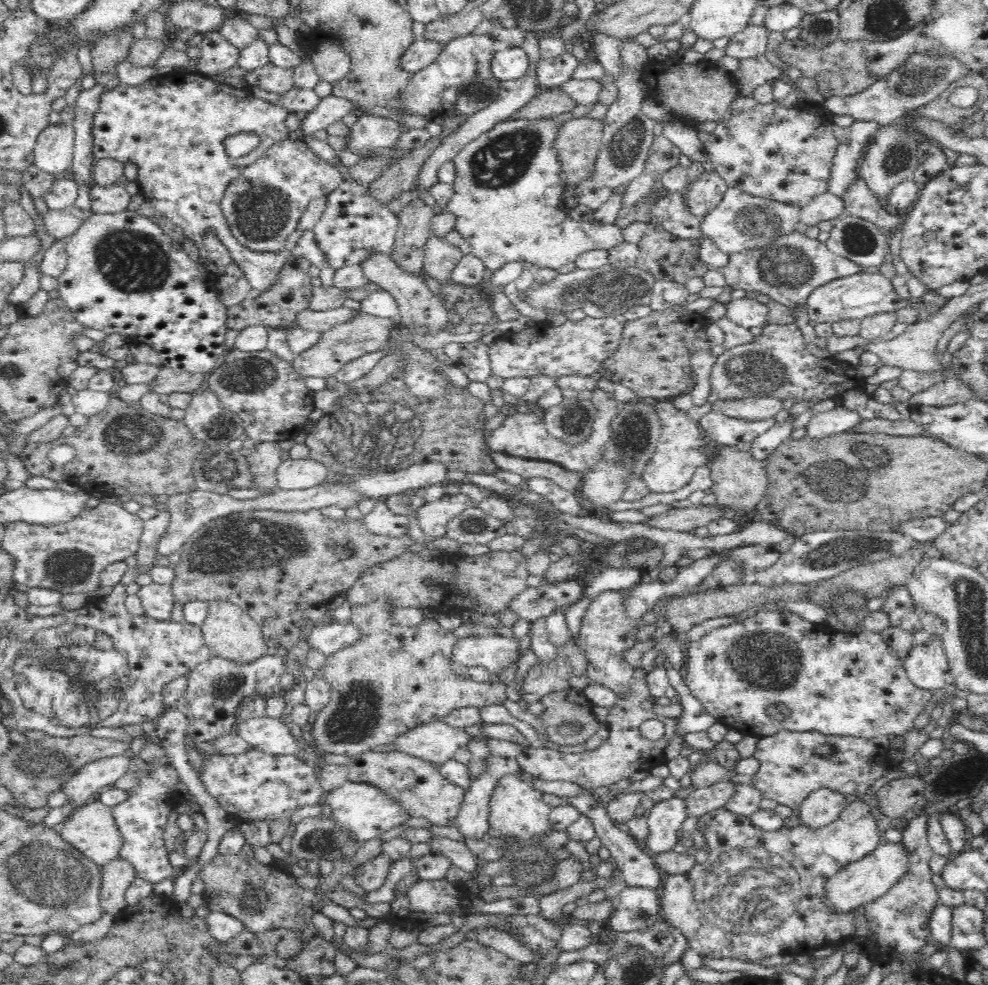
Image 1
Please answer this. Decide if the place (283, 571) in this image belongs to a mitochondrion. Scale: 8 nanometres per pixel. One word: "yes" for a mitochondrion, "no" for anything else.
yes

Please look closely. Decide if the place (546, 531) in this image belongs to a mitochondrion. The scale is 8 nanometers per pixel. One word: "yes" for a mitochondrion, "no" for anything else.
no

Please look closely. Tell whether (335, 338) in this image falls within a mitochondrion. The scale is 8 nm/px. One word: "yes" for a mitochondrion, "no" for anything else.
no

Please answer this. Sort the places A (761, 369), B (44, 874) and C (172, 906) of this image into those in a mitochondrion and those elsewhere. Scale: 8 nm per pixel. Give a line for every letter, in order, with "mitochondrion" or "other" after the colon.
A: mitochondrion
B: mitochondrion
C: other

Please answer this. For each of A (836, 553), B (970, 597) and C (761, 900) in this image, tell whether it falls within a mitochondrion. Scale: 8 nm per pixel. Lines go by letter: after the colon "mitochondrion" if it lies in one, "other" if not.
A: mitochondrion
B: mitochondrion
C: mitochondrion

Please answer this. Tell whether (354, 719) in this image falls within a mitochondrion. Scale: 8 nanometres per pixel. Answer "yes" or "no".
yes

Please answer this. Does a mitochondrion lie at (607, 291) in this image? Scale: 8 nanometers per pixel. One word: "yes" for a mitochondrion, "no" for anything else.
yes

